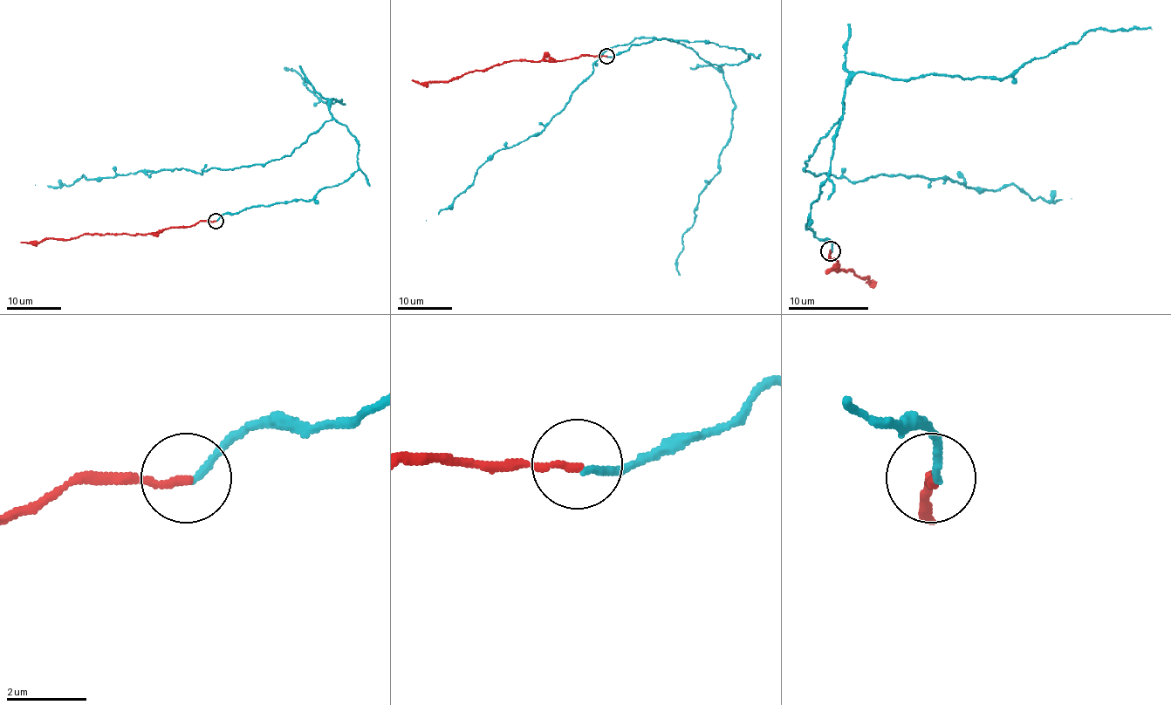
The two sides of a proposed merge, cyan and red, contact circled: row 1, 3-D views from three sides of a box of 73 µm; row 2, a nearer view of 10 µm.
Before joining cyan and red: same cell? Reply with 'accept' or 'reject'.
accept

